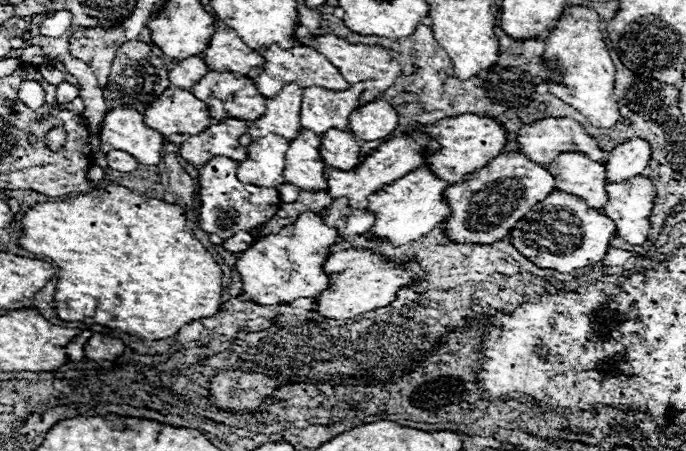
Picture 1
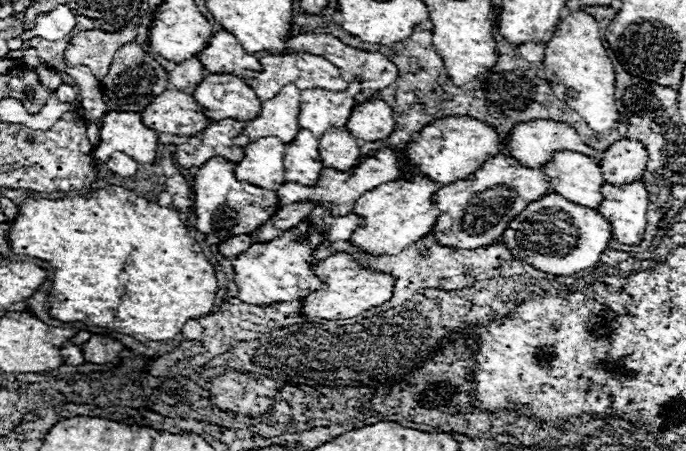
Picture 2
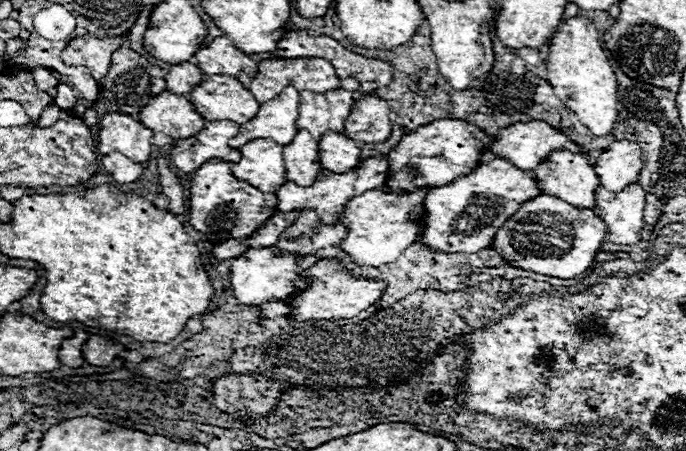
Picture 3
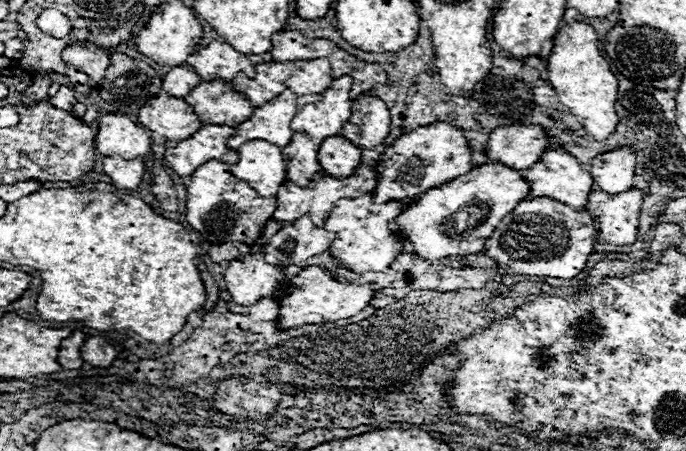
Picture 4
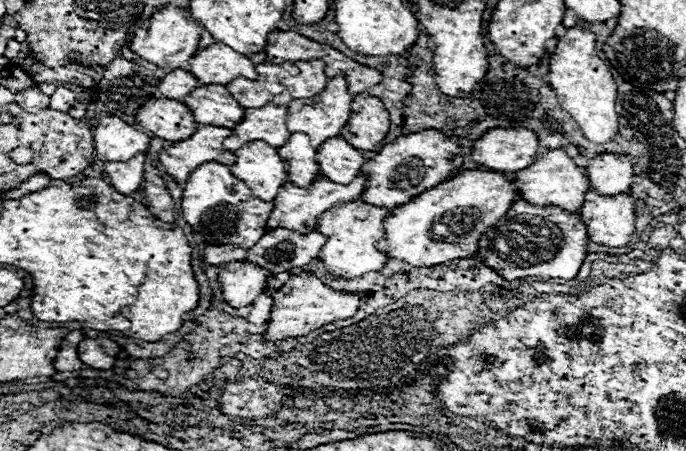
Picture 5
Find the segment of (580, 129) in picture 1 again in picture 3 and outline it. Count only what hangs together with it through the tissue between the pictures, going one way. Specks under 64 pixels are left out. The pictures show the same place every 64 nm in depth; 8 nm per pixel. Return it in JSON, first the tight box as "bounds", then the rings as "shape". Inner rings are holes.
{"bounds":[492,120,586,170],"shape":[[[536,120],[536,122],[516,122],[508,128],[502,128],[496,136],[494,136],[494,144],[492,144],[492,152],[500,158],[510,160],[514,166],[524,168],[524,170],[534,170],[538,164],[542,164],[550,152],[554,150],[572,150],[572,152],[586,152],[586,148],[578,146],[576,142],[572,142],[568,138],[568,134],[564,134],[562,130],[550,126],[548,122]]]}

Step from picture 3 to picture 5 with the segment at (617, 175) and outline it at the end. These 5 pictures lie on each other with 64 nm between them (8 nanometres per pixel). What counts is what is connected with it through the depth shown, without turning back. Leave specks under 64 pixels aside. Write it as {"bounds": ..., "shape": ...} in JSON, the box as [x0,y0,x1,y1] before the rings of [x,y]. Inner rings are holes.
{"bounds":[586,152,632,196],"shape":[[[612,152],[594,156],[586,166],[586,176],[596,192],[604,196],[616,196],[628,192],[632,184],[632,162],[628,156],[616,156]]]}

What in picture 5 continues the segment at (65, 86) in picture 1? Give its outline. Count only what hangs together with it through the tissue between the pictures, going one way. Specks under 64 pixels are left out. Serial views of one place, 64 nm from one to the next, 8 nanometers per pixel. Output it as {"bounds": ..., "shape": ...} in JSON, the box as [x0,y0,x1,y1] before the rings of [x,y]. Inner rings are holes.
{"bounds":[50,86,76,112],"shape":[[[58,86],[56,92],[50,96],[50,108],[52,108],[52,110],[68,112],[74,104],[76,104],[76,100],[74,100],[74,92],[68,90],[68,88],[64,88],[64,86]]]}

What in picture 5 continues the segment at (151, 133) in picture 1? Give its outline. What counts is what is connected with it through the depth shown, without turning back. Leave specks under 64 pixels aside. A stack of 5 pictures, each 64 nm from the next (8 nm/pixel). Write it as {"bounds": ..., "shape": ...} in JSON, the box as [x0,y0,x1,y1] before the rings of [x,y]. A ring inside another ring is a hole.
{"bounds":[94,116,150,162],"shape":[[[102,116],[94,126],[94,150],[102,162],[126,162],[138,152],[146,152],[148,144],[150,136],[118,116]]]}

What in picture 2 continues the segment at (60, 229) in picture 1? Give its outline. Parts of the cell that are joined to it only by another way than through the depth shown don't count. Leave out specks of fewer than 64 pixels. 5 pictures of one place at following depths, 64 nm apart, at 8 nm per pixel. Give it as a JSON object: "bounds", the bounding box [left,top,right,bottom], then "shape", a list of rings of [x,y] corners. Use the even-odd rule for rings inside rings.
{"bounds":[8,186,218,342],"shape":[[[122,186],[62,200],[26,200],[8,234],[16,254],[42,258],[52,268],[48,312],[60,322],[84,322],[128,334],[140,342],[174,340],[188,320],[208,316],[214,308],[218,280],[200,244],[186,232],[174,208],[158,206]]]}

